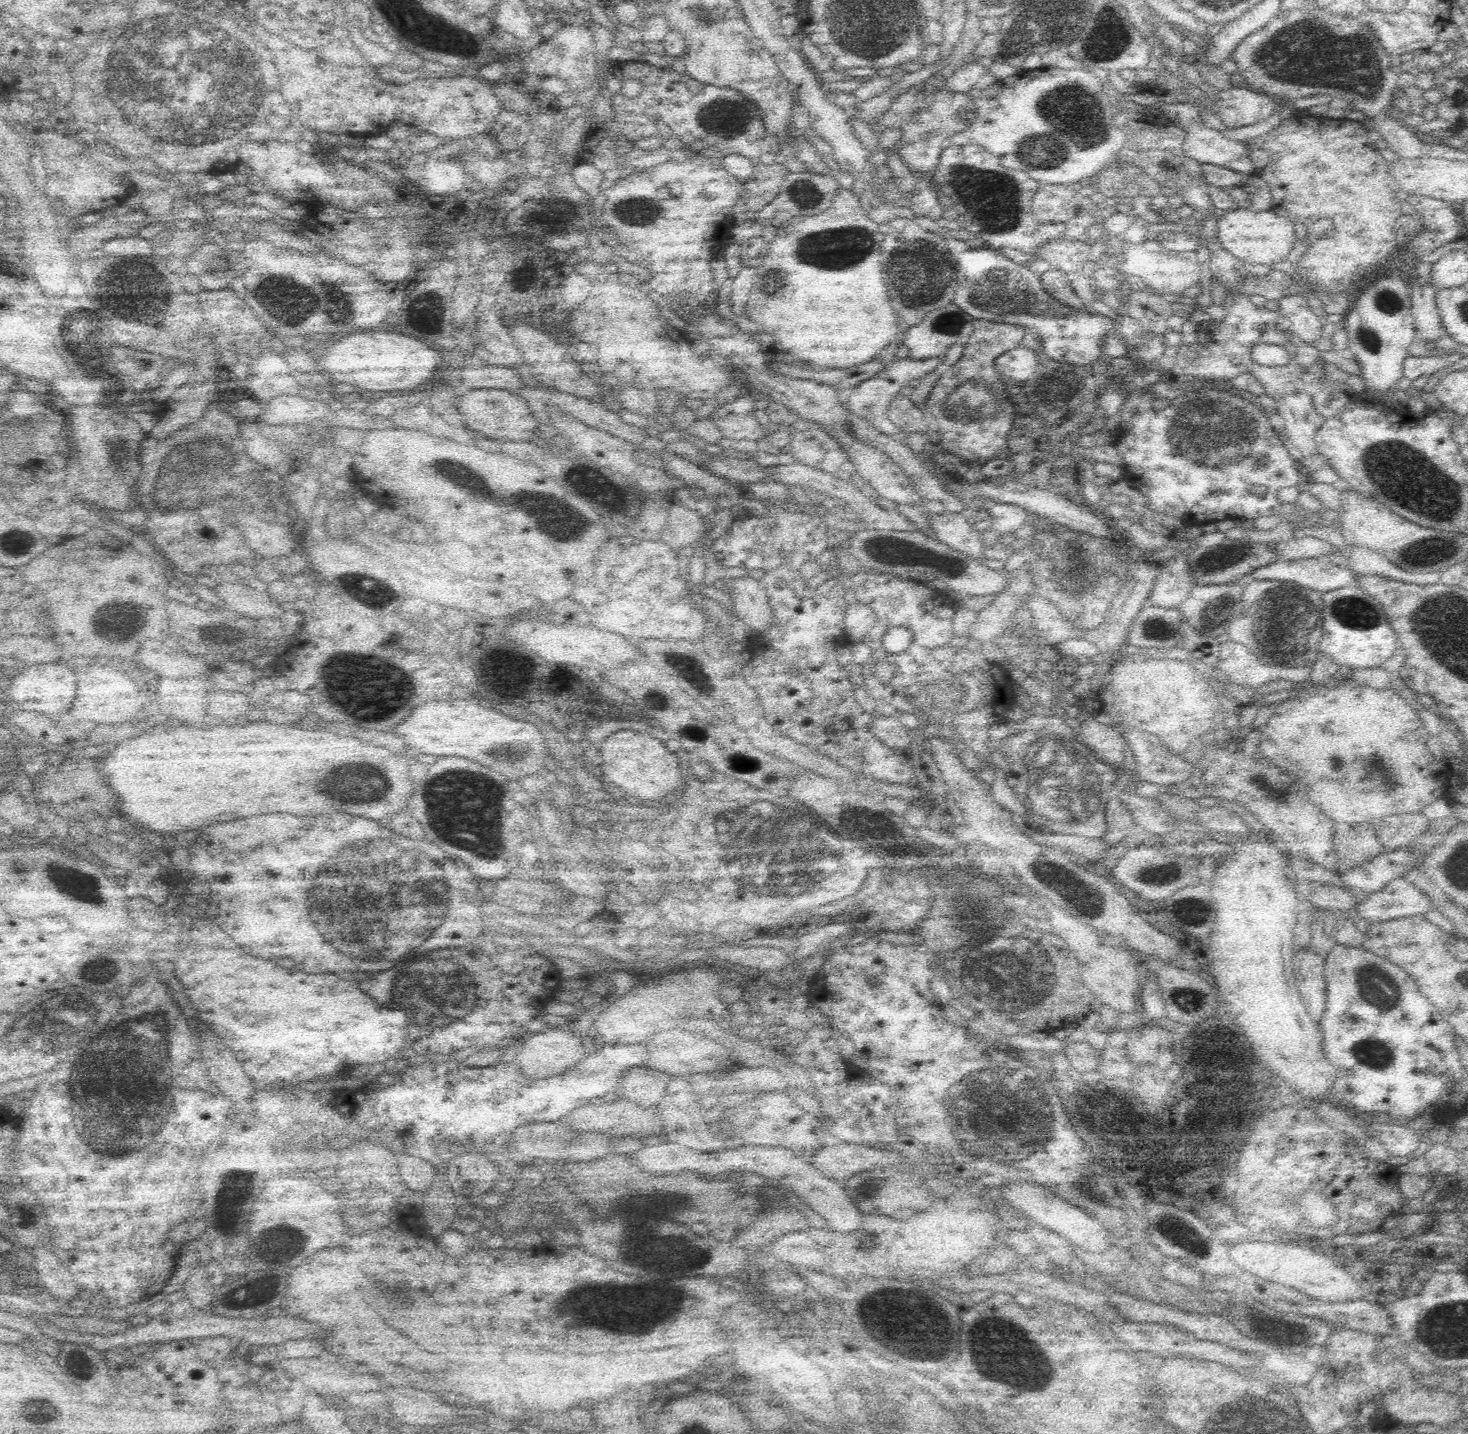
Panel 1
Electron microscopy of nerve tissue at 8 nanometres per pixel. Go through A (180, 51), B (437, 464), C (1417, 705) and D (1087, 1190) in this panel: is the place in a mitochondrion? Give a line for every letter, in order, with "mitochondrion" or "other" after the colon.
A: mitochondrion
B: mitochondrion
C: other
D: other

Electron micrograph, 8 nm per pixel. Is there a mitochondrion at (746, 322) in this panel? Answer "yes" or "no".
no

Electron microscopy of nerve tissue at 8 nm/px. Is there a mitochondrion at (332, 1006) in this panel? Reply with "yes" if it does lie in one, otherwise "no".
no

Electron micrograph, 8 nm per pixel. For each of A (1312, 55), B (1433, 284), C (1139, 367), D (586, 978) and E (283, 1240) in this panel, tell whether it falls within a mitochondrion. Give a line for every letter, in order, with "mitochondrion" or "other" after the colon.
A: mitochondrion
B: other
C: other
D: other
E: mitochondrion

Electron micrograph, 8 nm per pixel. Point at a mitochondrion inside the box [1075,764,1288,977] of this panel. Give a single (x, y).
(1197, 908)

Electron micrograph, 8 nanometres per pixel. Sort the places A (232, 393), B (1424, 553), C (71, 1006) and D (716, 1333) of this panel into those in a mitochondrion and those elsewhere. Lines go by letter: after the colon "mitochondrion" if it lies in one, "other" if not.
A: other
B: mitochondrion
C: mitochondrion
D: other

